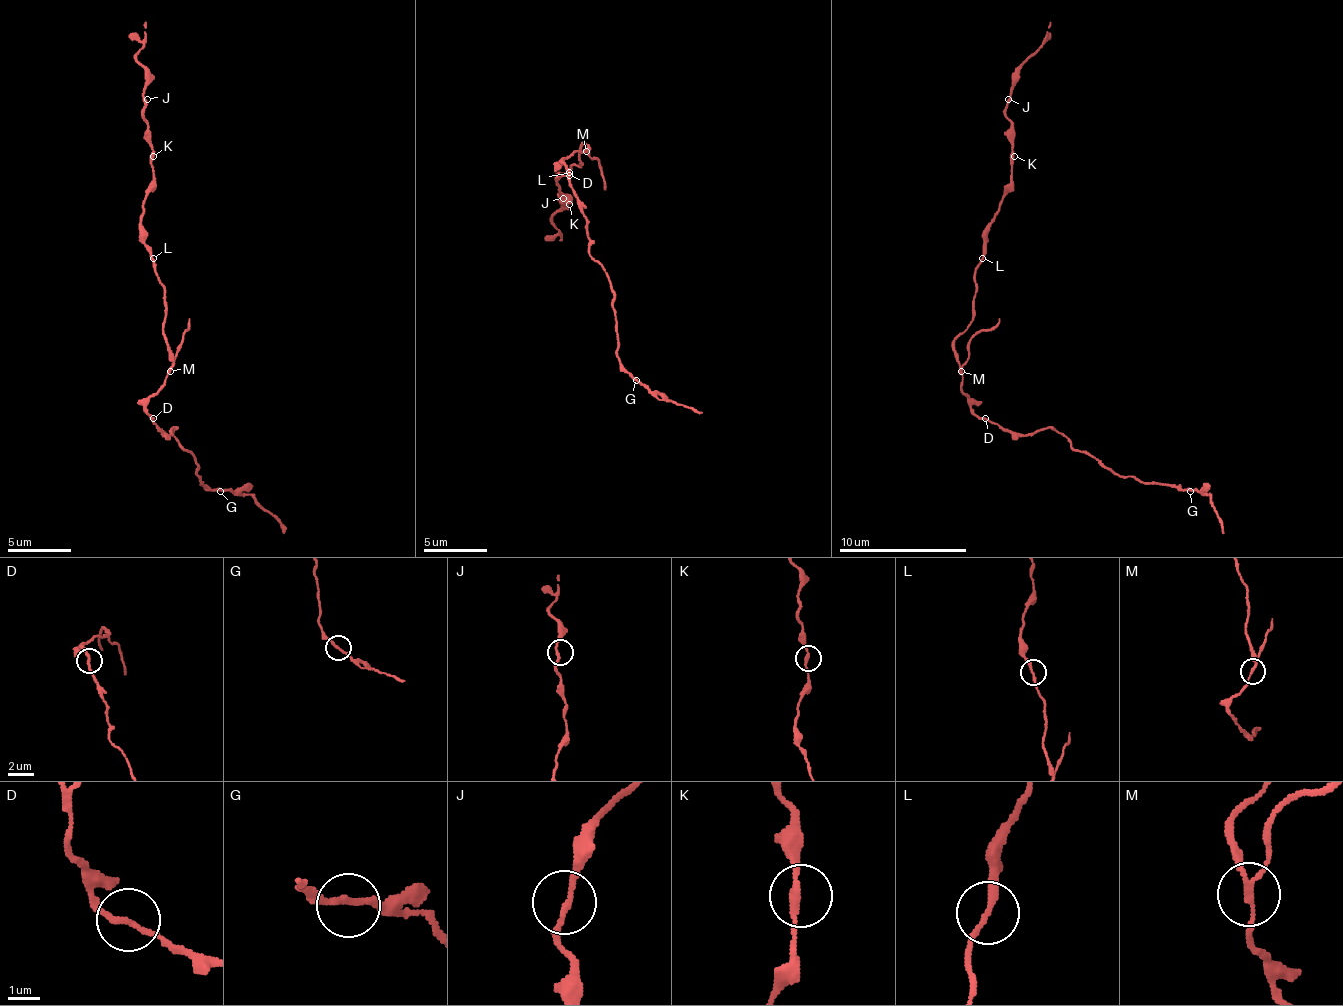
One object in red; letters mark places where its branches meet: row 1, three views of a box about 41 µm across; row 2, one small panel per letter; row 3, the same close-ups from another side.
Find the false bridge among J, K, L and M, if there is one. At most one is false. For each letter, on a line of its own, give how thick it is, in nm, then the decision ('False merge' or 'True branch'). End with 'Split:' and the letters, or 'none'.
J: Thickness 180 nm. True branch
K: Thickness 190 nm. True branch
L: Thickness 240 nm. True branch
M: Thickness 150 nm. False merge
Split: M

